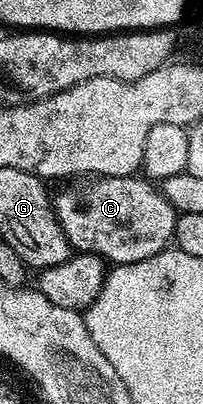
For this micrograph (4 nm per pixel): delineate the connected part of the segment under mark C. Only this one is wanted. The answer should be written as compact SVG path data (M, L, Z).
M101 177L84 189L73 185L52 198L51 204L70 246L78 253L94 253L114 266L139 263L170 248L177 210L167 203L154 182L132 177Z

